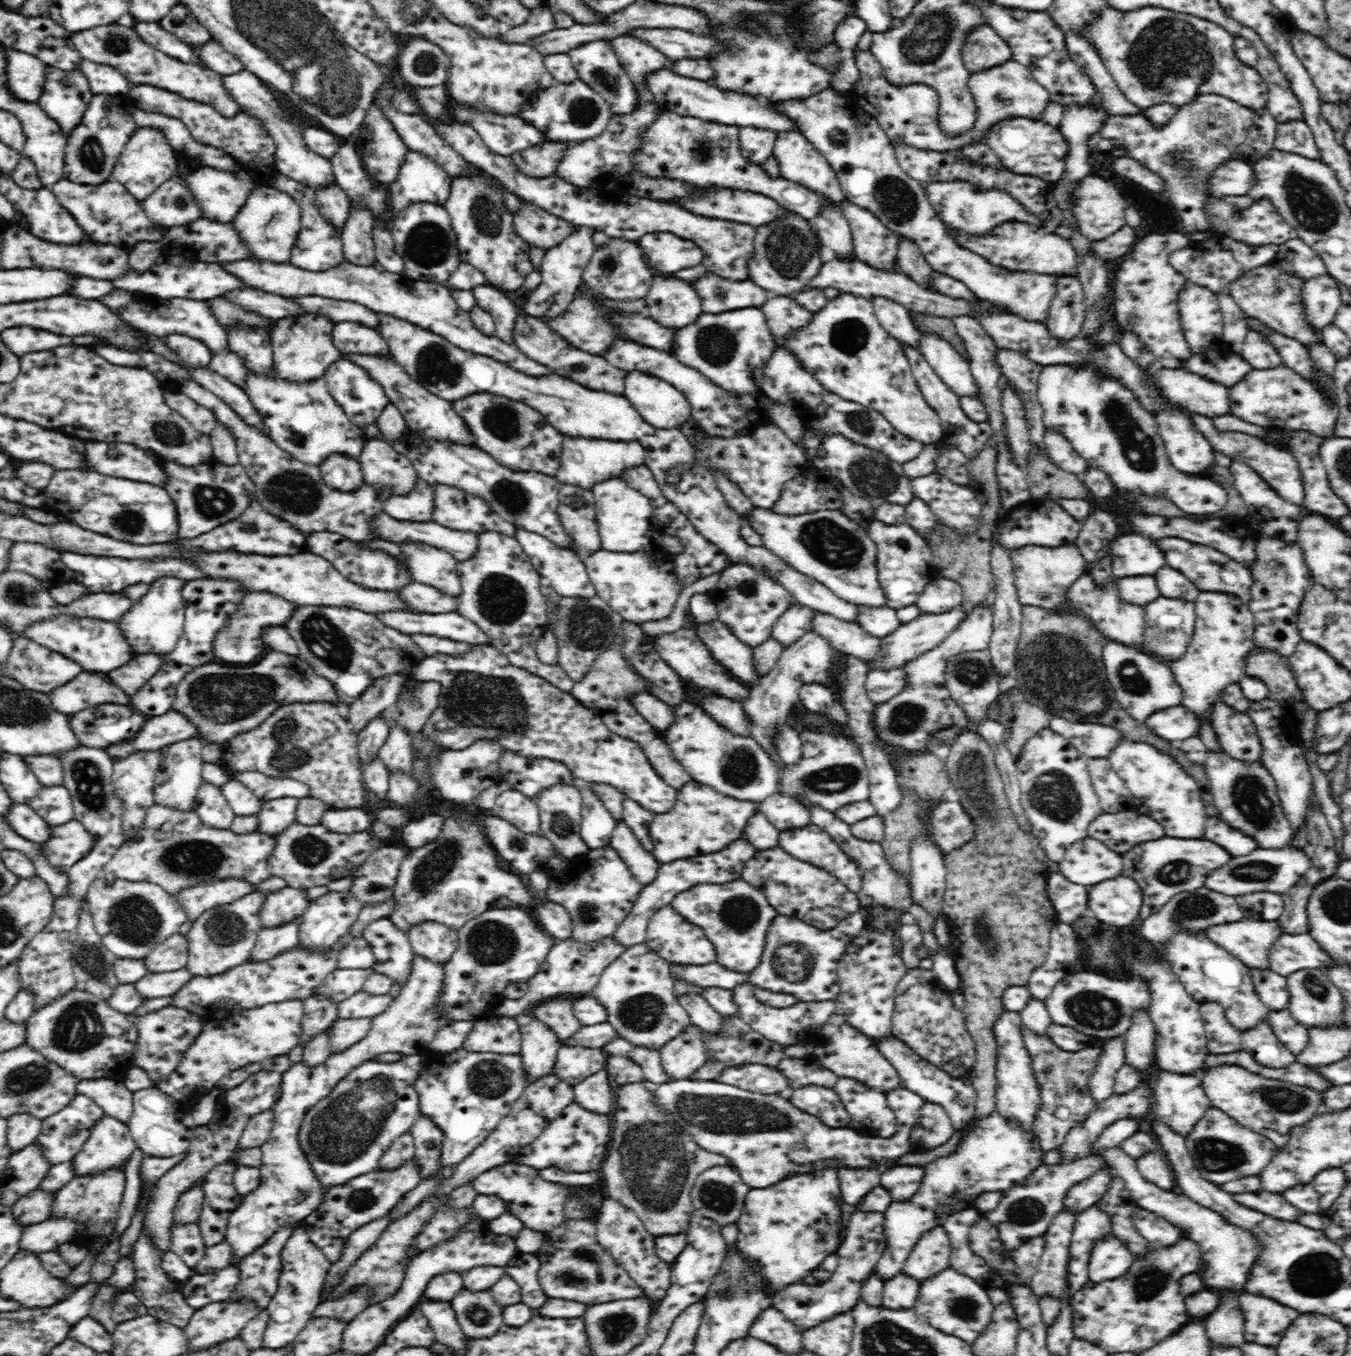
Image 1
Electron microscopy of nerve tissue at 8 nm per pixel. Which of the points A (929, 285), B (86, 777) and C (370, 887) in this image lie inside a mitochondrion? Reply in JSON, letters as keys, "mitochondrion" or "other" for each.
{"A":"other","B":"mitochondrion","C":"mitochondrion"}

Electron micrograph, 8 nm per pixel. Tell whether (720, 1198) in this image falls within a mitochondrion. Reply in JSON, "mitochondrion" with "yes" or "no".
{"mitochondrion":"yes"}

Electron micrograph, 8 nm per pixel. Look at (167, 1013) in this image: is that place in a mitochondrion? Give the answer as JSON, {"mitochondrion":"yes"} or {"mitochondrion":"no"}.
{"mitochondrion":"no"}

